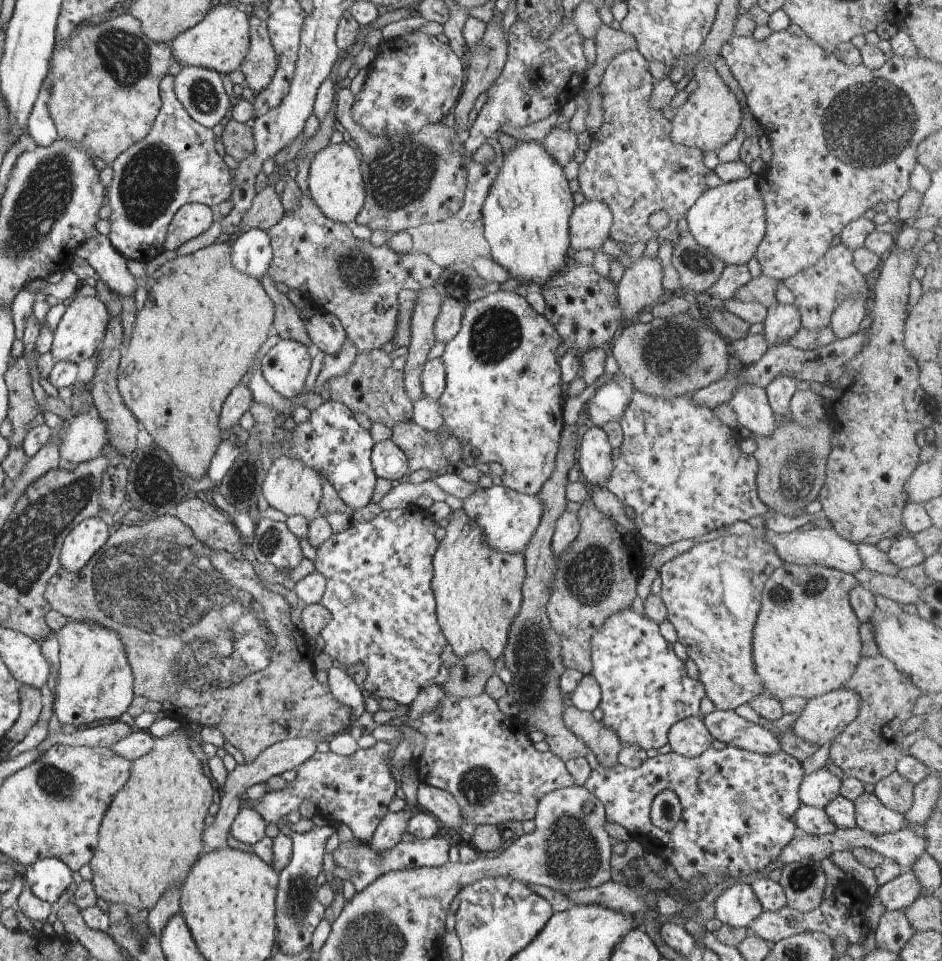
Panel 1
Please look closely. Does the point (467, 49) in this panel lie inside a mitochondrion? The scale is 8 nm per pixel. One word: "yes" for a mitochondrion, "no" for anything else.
no

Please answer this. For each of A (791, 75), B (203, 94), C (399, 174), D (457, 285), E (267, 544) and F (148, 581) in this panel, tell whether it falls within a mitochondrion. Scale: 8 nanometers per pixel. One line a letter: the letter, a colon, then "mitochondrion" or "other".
A: other
B: mitochondrion
C: mitochondrion
D: mitochondrion
E: mitochondrion
F: mitochondrion

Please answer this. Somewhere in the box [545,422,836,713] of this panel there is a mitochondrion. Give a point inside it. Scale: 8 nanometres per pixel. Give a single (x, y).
(589, 576)

